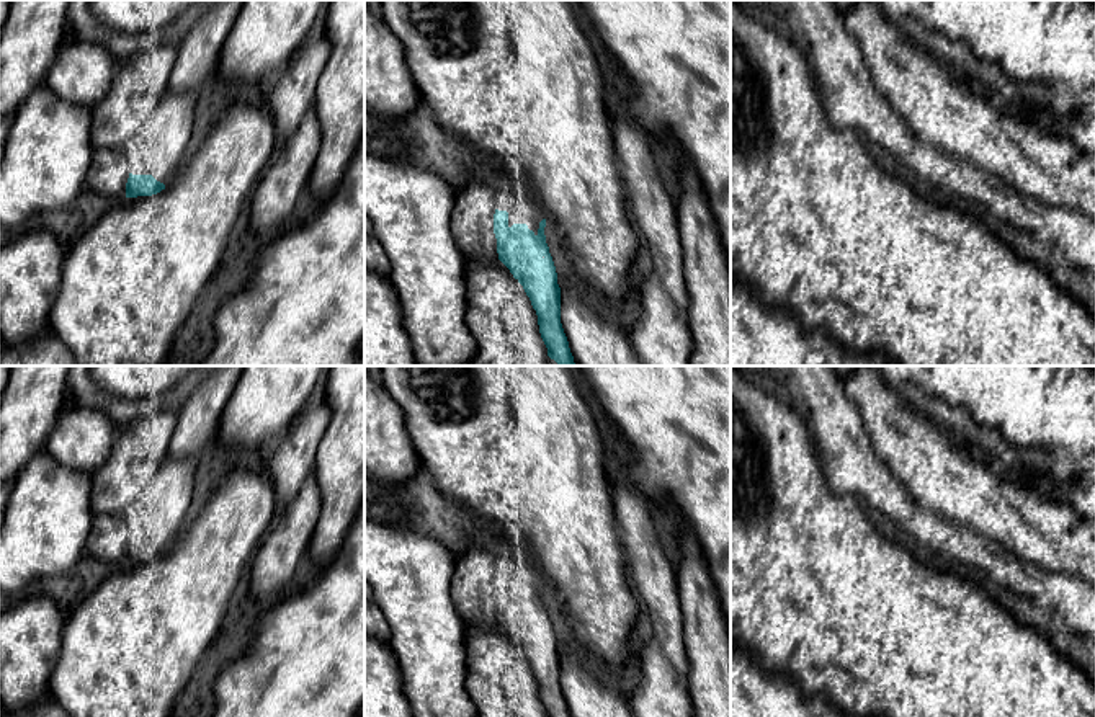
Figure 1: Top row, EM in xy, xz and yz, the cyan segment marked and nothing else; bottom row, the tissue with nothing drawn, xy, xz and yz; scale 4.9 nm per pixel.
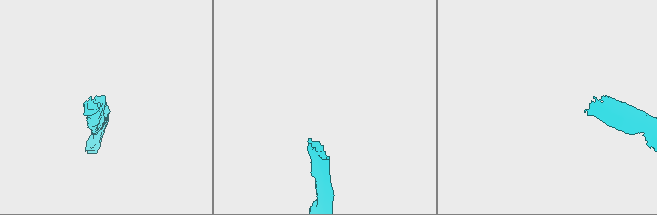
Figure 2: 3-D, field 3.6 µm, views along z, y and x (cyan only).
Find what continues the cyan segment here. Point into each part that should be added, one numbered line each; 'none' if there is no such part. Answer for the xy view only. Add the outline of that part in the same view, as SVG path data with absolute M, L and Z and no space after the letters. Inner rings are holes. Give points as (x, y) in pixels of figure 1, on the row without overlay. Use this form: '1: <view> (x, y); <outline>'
1: xy (157, 515); M198 457L163 461L155 479L123 513L129 539L152 541L165 552L175 544L183 531L201 465L203 461Z

